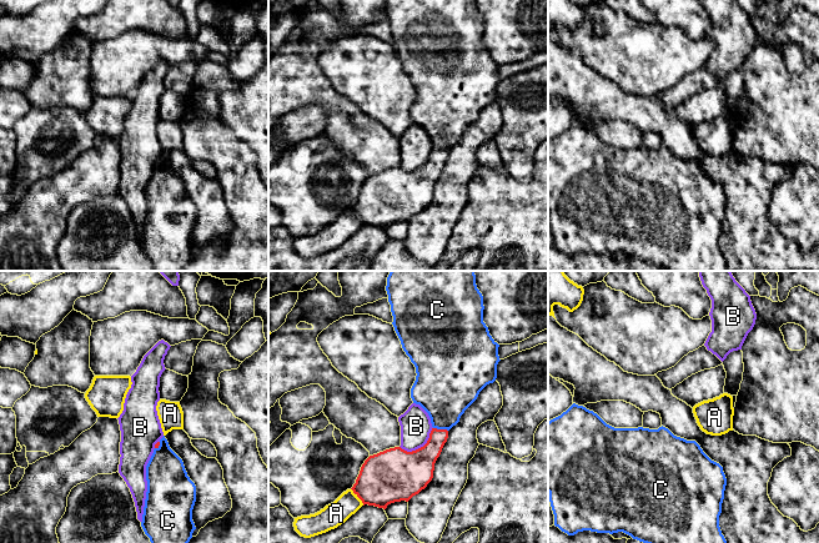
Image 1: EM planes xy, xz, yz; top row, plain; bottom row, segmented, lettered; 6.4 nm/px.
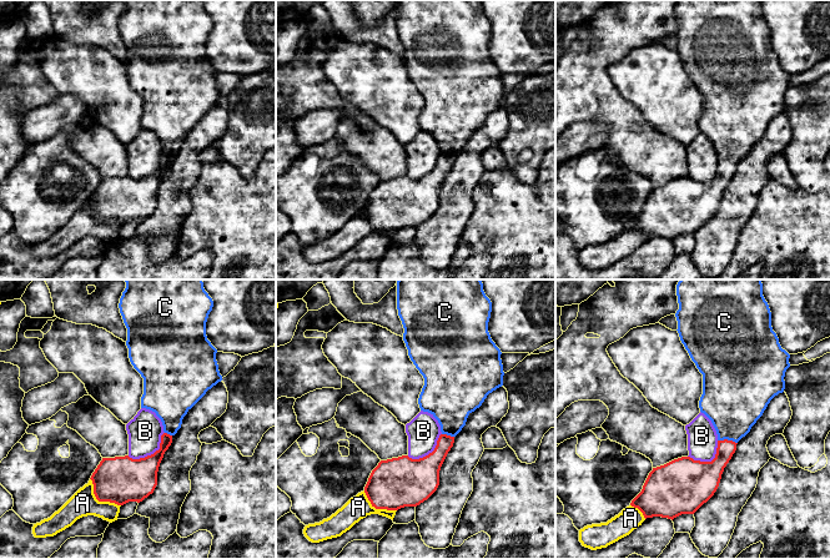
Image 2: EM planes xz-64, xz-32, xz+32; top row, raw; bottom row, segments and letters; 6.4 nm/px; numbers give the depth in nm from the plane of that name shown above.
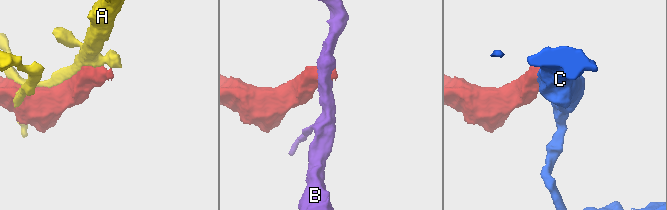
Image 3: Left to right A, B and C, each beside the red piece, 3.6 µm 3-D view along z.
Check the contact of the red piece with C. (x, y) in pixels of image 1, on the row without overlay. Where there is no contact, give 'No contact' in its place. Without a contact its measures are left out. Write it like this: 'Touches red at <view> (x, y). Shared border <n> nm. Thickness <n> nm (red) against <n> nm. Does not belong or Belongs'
Touches red at xz (441, 150). Shared border 100 nm. Thickness 180 nm (red) against 360 nm. Belongs

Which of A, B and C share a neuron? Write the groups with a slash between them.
A / B / C

